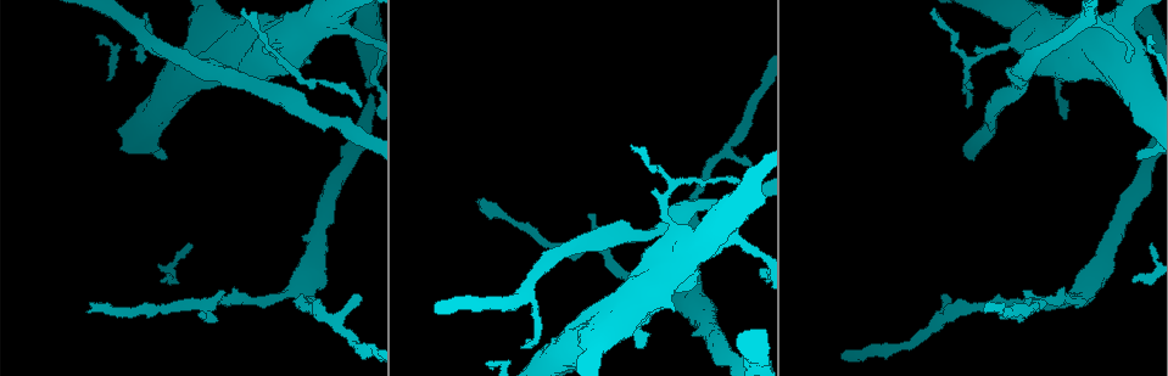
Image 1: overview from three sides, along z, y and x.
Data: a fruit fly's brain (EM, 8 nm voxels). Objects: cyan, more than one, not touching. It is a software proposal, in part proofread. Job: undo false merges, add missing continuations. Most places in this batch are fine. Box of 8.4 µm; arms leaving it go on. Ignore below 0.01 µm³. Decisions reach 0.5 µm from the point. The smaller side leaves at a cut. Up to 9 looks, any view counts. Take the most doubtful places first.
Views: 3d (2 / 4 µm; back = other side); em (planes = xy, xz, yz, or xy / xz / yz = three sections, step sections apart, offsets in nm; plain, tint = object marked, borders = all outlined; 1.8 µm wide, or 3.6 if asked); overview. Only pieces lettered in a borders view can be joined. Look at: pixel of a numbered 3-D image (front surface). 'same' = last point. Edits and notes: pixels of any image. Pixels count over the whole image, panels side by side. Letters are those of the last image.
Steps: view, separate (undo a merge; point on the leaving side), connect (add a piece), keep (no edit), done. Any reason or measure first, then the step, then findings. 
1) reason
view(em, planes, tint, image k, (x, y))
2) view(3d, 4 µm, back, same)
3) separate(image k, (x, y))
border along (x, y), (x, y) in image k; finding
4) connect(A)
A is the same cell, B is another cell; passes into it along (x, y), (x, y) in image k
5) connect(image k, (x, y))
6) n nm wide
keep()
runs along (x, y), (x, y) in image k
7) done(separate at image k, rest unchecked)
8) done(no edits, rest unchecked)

free end
view(em, xz, step 4, tint, image 1, (1141, 160))

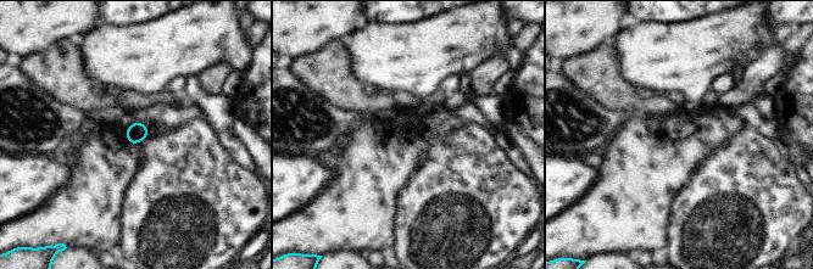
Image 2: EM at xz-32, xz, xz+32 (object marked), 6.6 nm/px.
cut it another way
view(em, planes, borders, same)

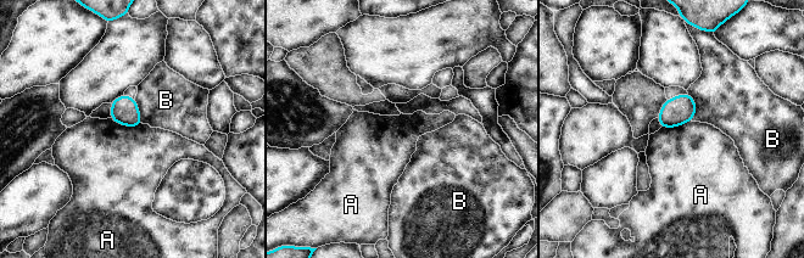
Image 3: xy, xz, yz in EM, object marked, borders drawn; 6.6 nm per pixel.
A touches over 220 nm
keep()
A and B are other cells; border along (110, 117), (129, 127), (141, 124) in image 3; none of them fits

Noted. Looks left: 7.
branch stops here
view(em, planes, borders, image 1, (748, 162))

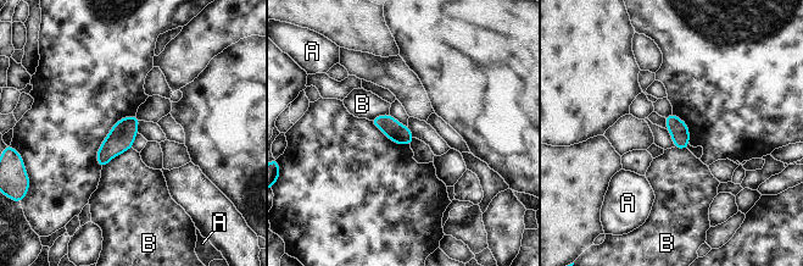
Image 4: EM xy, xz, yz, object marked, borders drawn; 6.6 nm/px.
130 nm wide
keep()
A and B are other cells; border along (132, 148), (116, 155), (102, 168) in image 4; none of them fits

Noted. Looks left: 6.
abrupt turn
view(em, yz, step 8, tint, image 1, (280, 59))

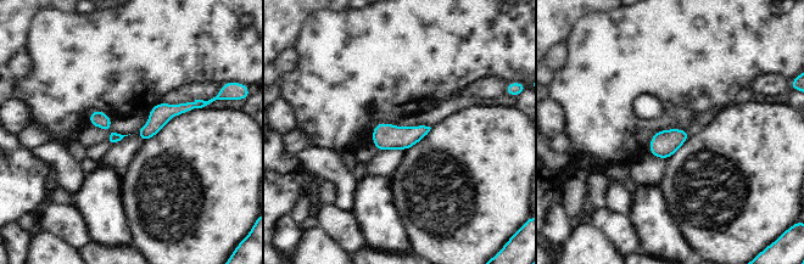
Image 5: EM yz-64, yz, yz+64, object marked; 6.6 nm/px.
view(em, planes, borders, same)

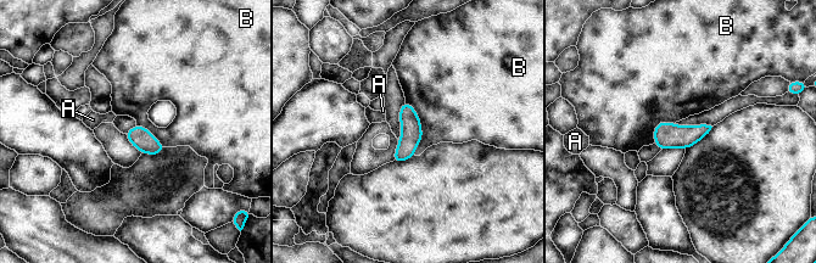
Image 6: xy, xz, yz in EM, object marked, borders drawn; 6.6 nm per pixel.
keep()
A and B are other cells; one neuron here

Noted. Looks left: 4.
three-way junction
view(3d, 2 µm, image 1, (522, 295))

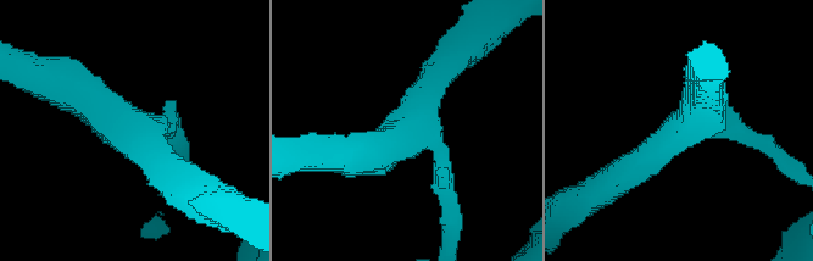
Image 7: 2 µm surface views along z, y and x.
now the EM
view(em, xz, step 4, borders, image 7, (409, 123))

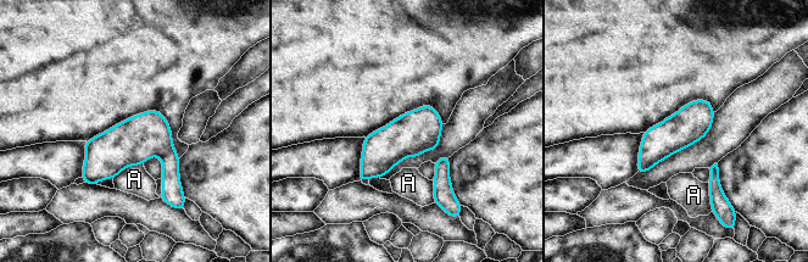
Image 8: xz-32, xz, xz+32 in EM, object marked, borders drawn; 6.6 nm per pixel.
3 arms
keep()
A is another cell; continuous, no second neuron

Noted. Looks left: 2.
done(no edits, rest unchecked)

